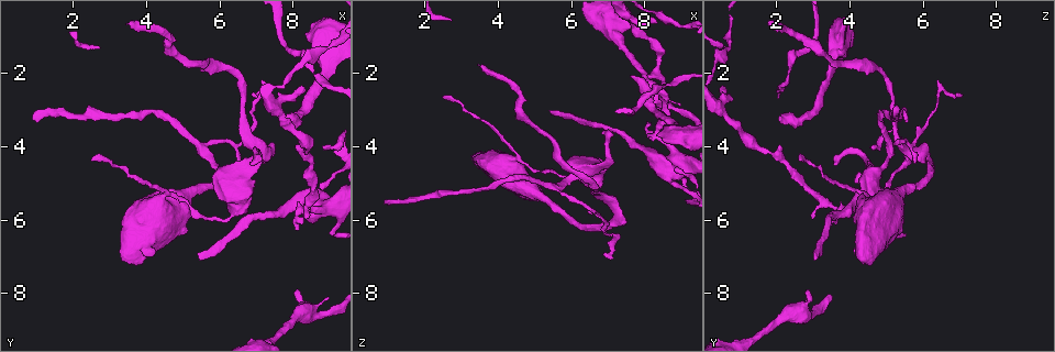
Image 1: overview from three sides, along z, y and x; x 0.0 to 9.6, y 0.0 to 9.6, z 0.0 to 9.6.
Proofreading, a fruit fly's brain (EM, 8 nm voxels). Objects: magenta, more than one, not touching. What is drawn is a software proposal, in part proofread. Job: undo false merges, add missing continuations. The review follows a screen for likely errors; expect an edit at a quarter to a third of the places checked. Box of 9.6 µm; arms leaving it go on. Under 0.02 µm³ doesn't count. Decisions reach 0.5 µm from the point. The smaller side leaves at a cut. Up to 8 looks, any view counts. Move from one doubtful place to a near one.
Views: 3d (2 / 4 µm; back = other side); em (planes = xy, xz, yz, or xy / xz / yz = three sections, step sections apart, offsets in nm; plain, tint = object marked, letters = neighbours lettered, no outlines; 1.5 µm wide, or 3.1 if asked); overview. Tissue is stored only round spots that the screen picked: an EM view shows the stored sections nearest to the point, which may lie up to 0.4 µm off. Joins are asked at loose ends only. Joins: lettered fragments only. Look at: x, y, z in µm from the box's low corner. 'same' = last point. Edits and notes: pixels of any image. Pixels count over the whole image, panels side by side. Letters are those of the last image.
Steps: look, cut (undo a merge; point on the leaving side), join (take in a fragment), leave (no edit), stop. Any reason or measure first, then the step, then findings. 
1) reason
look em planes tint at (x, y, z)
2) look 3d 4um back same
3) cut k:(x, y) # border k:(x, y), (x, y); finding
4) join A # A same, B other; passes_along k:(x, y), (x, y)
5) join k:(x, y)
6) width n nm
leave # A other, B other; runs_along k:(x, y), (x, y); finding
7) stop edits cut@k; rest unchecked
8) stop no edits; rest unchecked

end of a long branch
look em planes letters at (7.60, 3.25, 2.05)

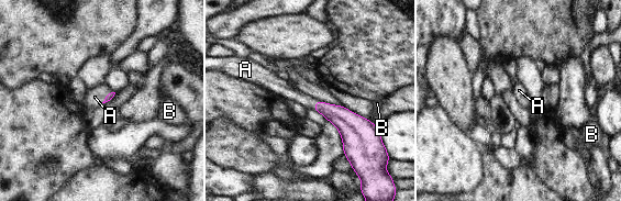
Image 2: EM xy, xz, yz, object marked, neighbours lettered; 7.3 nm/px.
join A # A same, B other; passes_along 2:(344, 120), (314, 104), (288, 91); the cell continues

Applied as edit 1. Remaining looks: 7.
branch stops here
look em xy step 8 tint at (5.50, 7.05, 3.05)

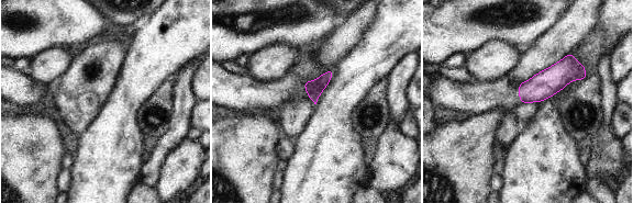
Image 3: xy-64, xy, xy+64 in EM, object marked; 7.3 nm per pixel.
look em planes letters same

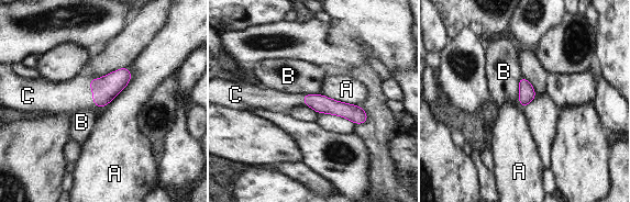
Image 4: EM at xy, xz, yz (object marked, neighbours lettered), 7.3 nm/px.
width 120 nm
join C # A other, B other, C same; passes_along 4:(104, 89), (92, 92), (75, 94); the cell continues

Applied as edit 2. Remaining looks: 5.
free end
look em planes letters at (3.55, 0.70, 1.80)

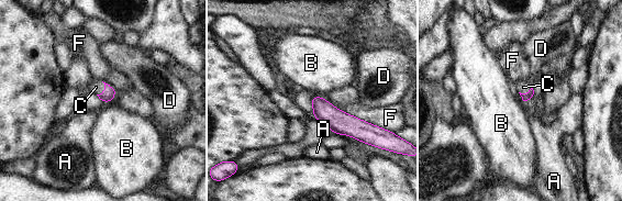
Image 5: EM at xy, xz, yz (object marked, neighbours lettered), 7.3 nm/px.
join C # A other, B other, C same, D other, F other; passes_along 5:(108, 96), (106, 90), (96, 87); it goes on there

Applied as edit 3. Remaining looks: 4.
stop edits join@2, join@4, join@5; rest unchecked

